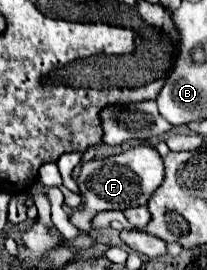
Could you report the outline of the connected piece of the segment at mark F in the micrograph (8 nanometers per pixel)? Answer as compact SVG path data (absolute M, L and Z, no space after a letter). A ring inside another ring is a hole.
M138 145L134 149L128 149L120 155L108 157L108 159L94 159L84 163L82 173L78 177L78 187L84 197L84 207L80 211L74 211L70 215L70 223L78 227L84 233L90 233L90 219L98 215L100 211L108 209L128 209L128 207L138 207L146 205L152 193L162 185L164 179L164 163L162 157L154 147L148 145Z

